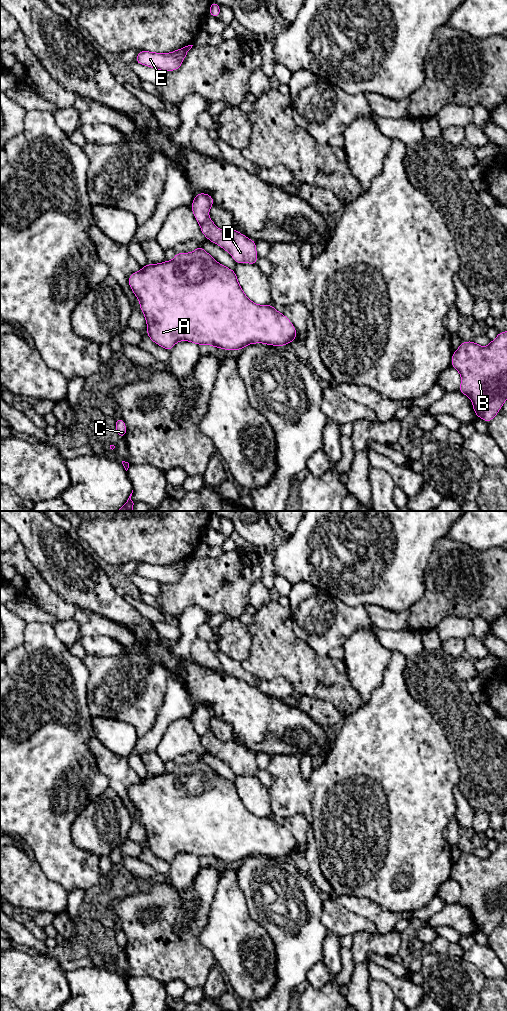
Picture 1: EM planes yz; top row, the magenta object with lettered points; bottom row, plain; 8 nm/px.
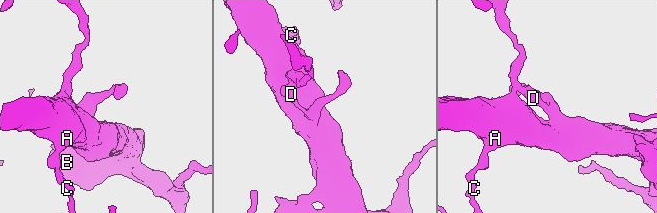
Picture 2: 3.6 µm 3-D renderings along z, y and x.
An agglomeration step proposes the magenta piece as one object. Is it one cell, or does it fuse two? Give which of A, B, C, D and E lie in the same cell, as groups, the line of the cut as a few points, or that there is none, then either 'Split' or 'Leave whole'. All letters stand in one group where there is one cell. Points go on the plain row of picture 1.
Groups: A C E / B D. Split along yz (208, 729), (200, 737). Split

